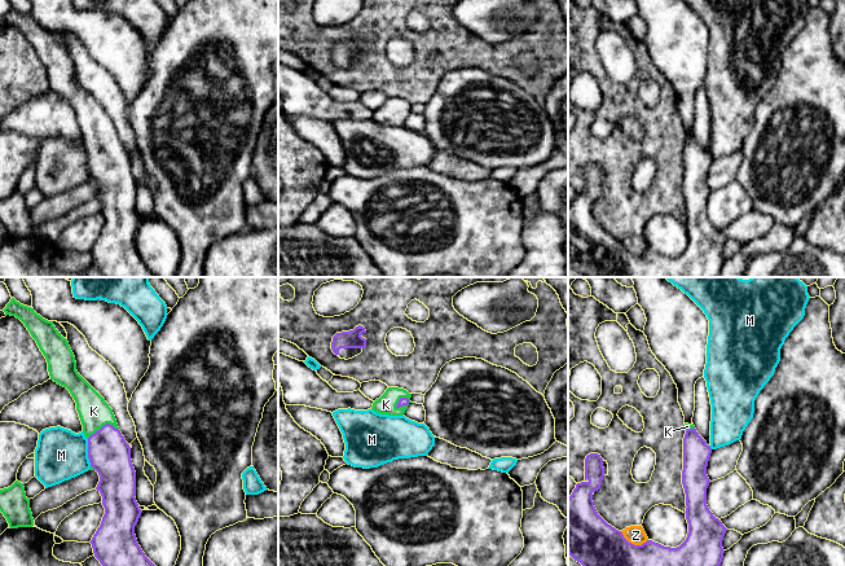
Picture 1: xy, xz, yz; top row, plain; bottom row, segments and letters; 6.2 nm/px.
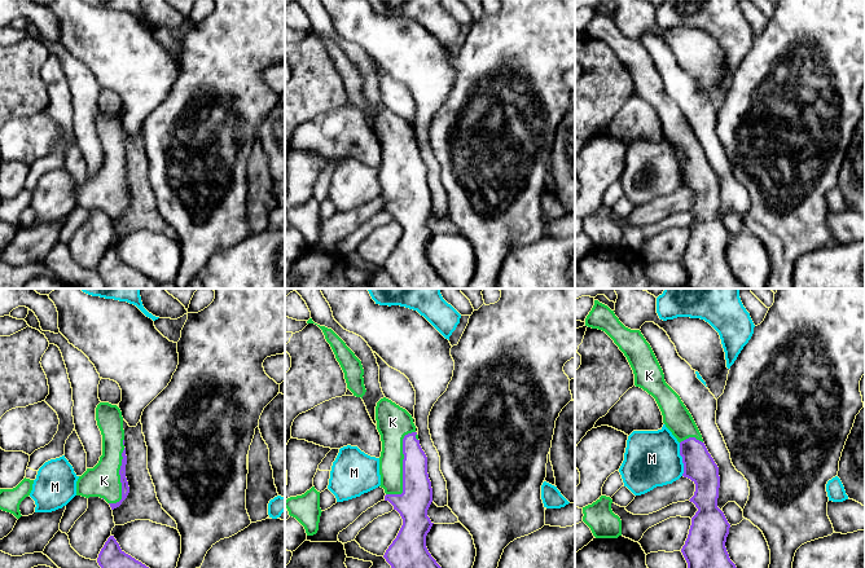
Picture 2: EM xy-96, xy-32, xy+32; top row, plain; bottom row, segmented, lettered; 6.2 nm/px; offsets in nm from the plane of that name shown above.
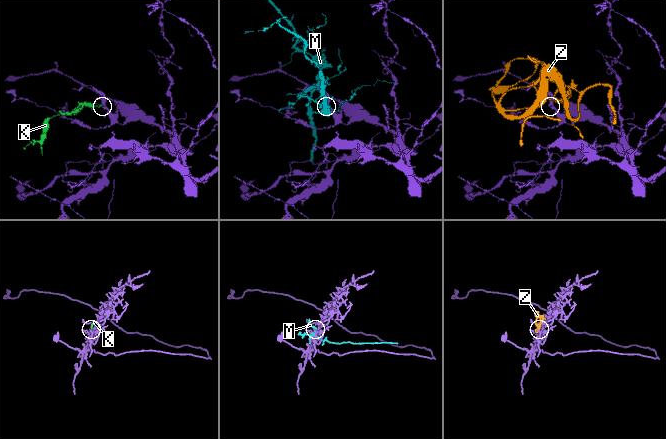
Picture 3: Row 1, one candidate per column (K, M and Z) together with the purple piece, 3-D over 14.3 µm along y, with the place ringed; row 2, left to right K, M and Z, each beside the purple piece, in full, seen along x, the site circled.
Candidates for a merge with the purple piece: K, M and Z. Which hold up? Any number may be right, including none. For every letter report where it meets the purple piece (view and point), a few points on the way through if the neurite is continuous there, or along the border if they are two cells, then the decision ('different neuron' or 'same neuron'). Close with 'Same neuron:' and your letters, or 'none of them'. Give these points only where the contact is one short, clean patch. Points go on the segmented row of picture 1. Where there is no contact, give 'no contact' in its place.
K: contact xy (104, 425); same neuron
M: contact xy (88, 452); different neuron
Z: contact yz (633, 544); border yz (620, 531), (634, 544), (642, 544), (647, 540); different neuron
Same neuron: K

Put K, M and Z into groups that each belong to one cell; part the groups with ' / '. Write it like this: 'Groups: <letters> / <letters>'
Groups: K / M / Z

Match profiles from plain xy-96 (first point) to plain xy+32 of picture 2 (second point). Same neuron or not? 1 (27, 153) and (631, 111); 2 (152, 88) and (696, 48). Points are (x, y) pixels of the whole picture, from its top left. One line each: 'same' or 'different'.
1: same
2: same

